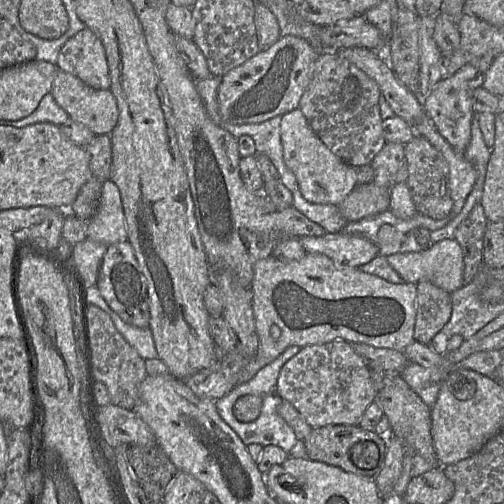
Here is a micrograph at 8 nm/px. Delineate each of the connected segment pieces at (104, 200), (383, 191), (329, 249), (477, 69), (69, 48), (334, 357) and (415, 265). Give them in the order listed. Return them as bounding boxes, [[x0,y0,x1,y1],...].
[[85,179,128,247],[338,182,390,222],[299,231,379,267],[422,55,494,153],[55,27,110,90],[275,340,375,427],[386,239,465,294]]

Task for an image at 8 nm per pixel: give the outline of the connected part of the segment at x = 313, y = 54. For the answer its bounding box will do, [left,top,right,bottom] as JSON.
[218,35,320,124]

